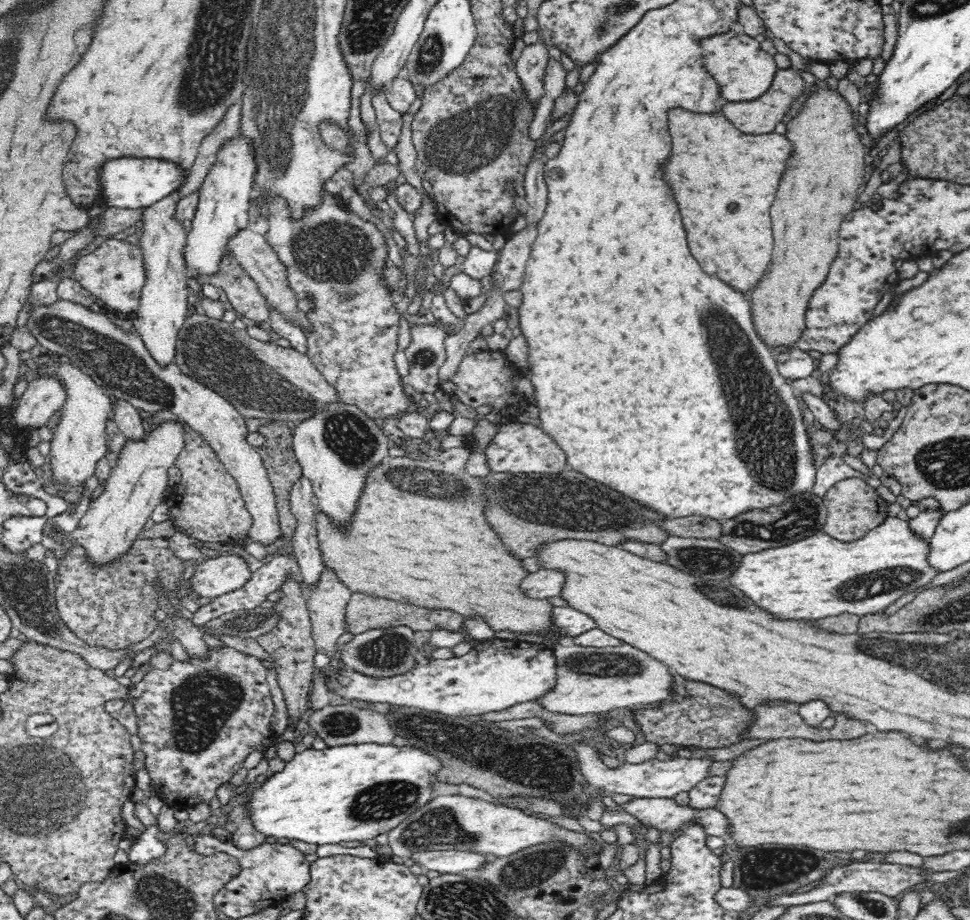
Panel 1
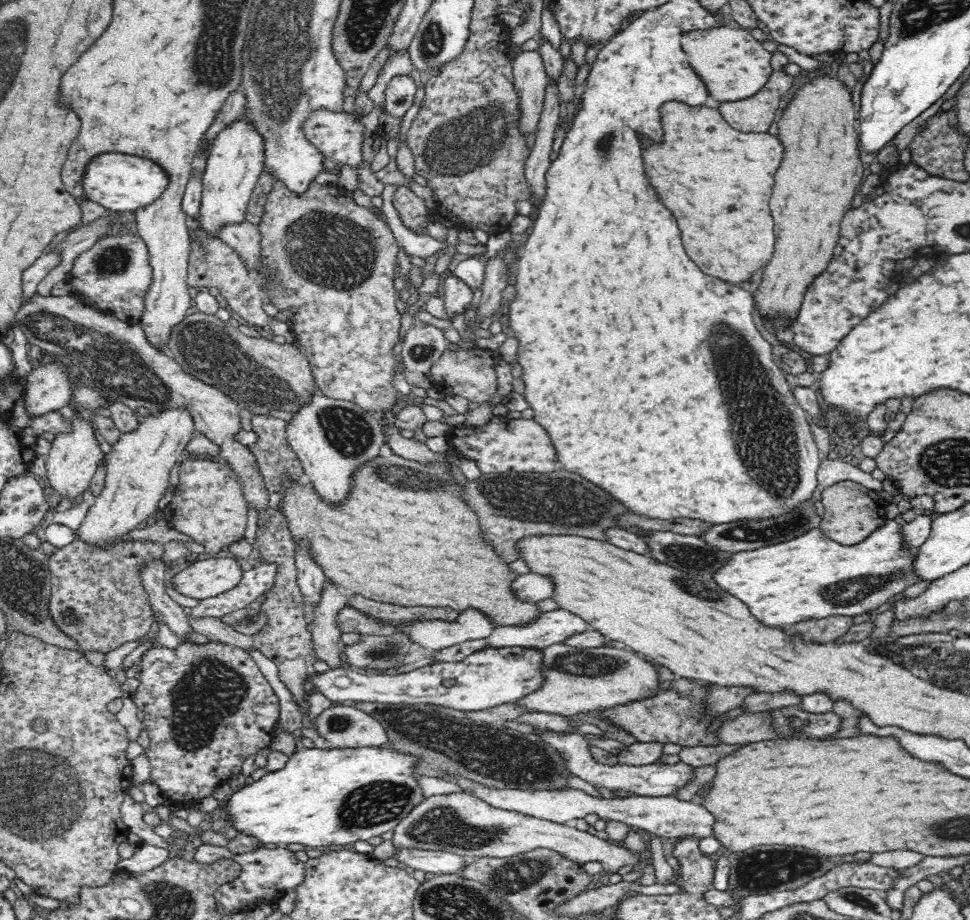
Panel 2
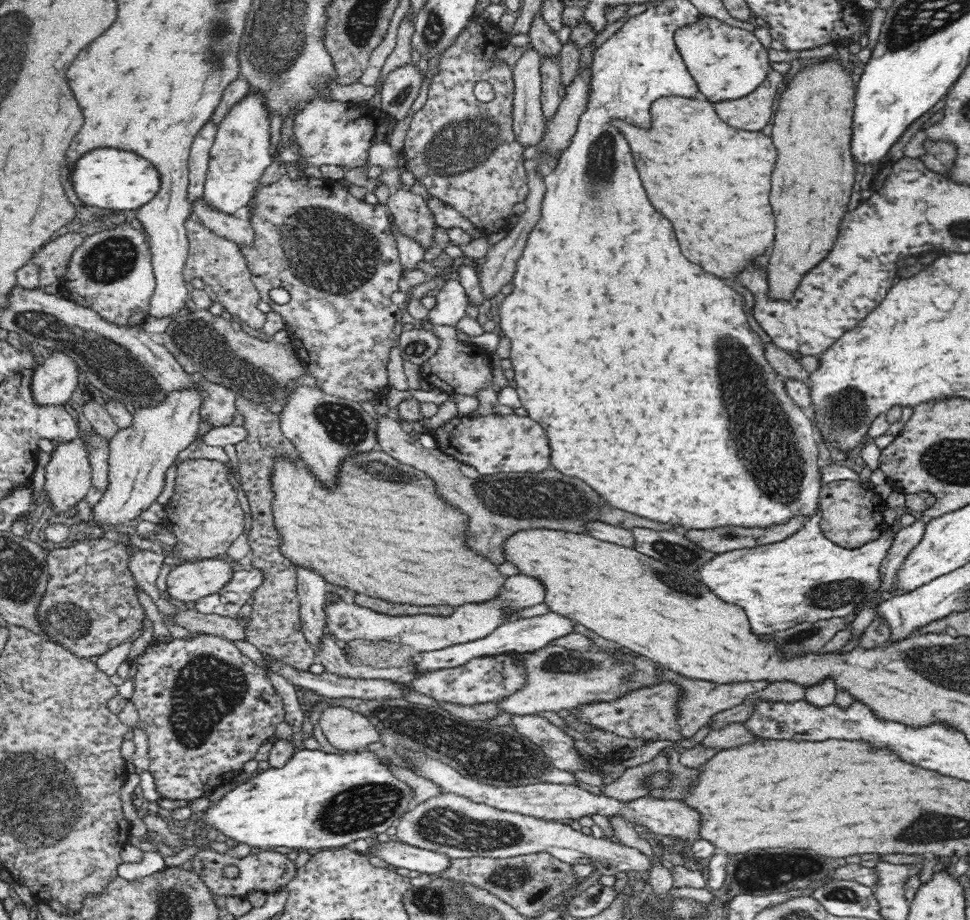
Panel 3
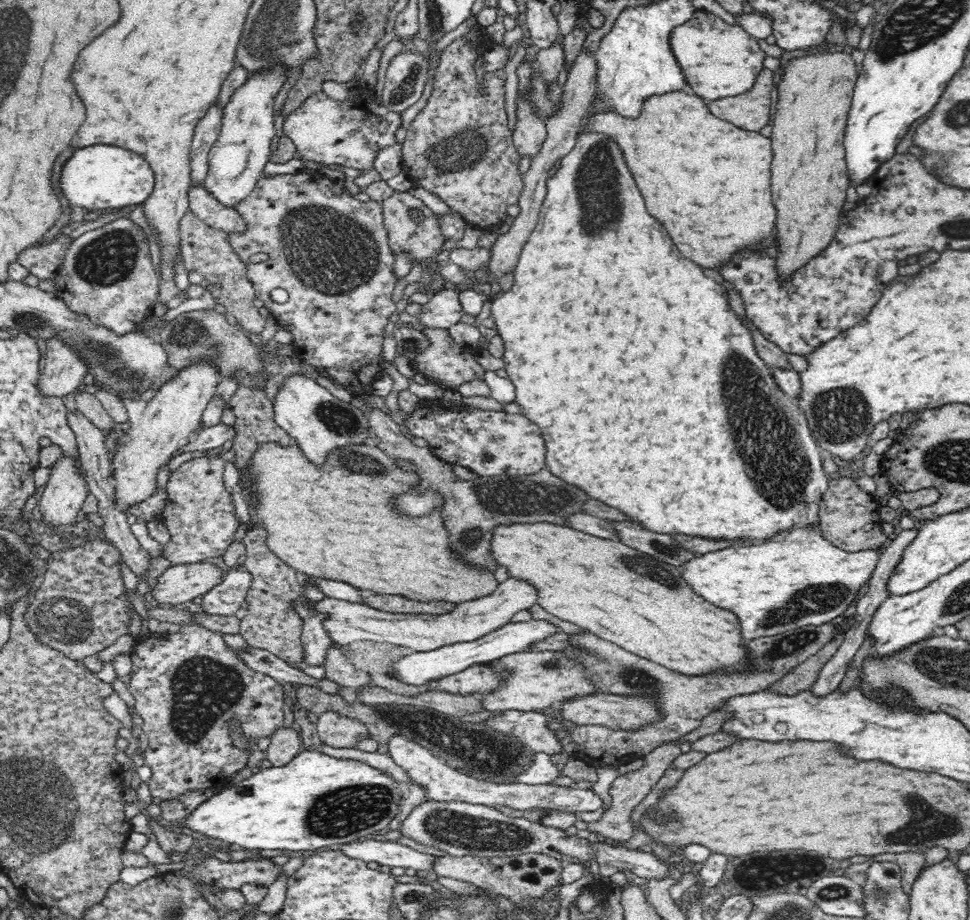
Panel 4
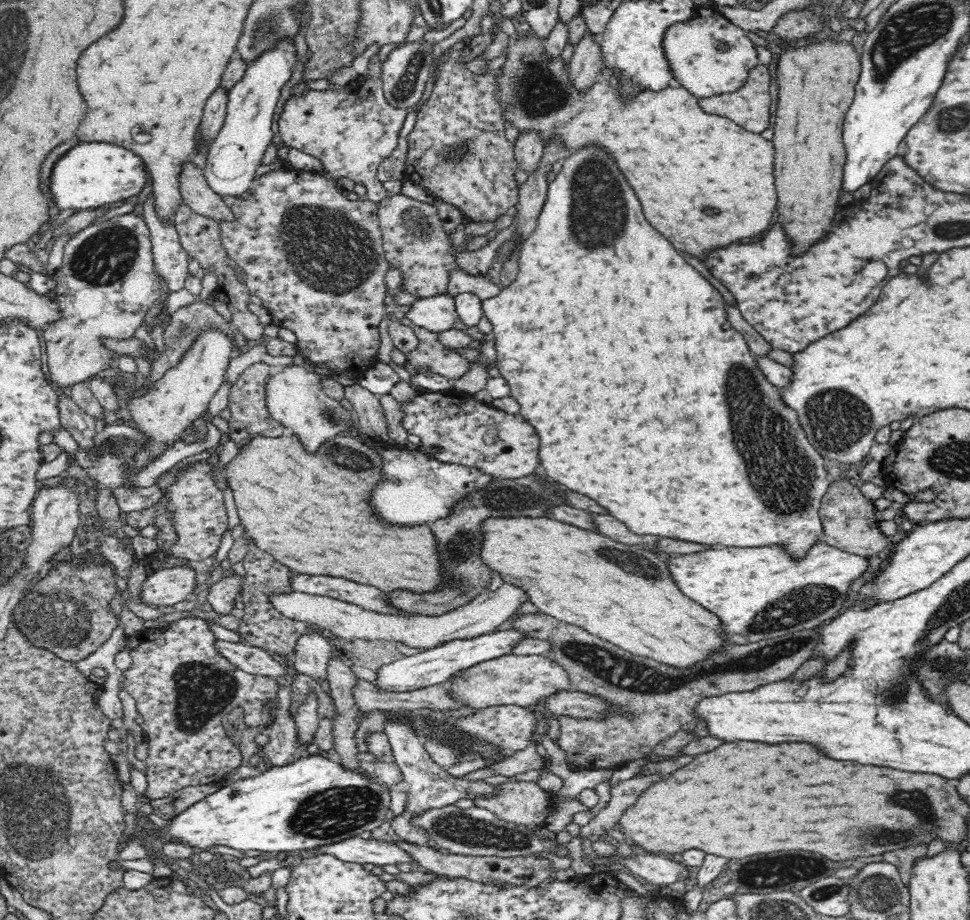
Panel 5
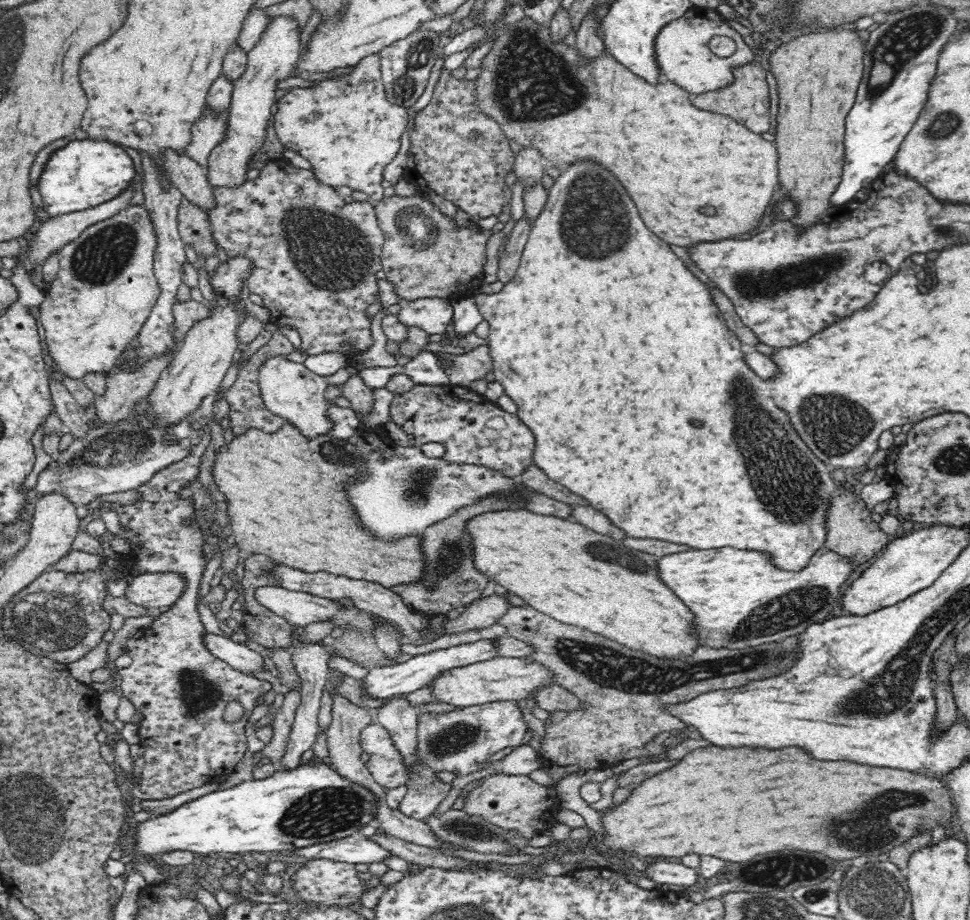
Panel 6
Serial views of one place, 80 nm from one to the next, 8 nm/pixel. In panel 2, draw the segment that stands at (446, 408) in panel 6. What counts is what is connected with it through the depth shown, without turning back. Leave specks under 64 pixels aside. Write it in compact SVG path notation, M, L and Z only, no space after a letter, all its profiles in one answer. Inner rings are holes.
M506 417L493 418L482 427L470 427L460 423L450 426L444 435L448 443L448 453L457 454L460 460L474 462L480 471L488 473L544 473L562 470L562 465L557 461L556 450L546 430L533 419L512 419Z

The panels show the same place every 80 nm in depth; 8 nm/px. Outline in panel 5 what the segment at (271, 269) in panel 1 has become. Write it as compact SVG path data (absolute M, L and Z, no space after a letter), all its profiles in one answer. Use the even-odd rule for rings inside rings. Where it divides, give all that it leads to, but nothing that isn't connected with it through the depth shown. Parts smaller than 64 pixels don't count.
M192 158L182 162L178 174L178 189L192 211L218 221L234 221L222 197L207 183L203 169L198 168Z

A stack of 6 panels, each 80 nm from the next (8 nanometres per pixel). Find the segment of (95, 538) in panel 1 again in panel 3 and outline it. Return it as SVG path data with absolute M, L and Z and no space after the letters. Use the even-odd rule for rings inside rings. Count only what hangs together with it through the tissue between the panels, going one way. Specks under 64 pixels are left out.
M199 373L190 375L190 379L192 384L188 388L170 390L170 394L164 394L164 398L153 406L129 407L133 423L120 429L109 441L110 486L93 510L98 526L120 526L144 512L162 492L166 471L177 460L178 453L198 438L201 406L205 397L203 384L209 380Z

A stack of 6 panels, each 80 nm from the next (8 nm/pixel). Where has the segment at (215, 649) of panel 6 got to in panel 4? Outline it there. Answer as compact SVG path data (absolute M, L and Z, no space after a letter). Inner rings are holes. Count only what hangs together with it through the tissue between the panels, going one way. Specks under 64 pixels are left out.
M228 646L228 649L230 649L240 661L246 663L246 666L250 667L252 671L271 676L279 683L296 682L296 684L310 684L320 688L326 694L337 695L338 685L330 681L330 679L319 680L310 677L297 665L293 665L285 659L278 658L269 650L248 646L244 648Z

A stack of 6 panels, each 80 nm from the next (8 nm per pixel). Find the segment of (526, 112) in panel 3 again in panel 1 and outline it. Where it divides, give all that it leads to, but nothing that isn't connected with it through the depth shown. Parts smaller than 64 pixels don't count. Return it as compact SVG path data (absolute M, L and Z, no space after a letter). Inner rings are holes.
M541 43L526 45L520 57L515 60L518 81L534 108L544 96L546 64L548 64L548 51Z

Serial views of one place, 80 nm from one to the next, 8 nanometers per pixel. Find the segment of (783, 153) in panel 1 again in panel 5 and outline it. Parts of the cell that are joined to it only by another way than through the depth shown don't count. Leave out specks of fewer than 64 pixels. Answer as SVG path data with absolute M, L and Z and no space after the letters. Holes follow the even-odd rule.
M526 30L516 32L515 36L510 37L506 48L502 50L500 56L504 58L503 65L499 71L492 72L492 76L495 76L496 85L498 90L494 92L494 97L498 99L498 105L502 109L502 121L510 123L517 128L519 134L529 133L530 131L536 131L540 133L540 141L544 143L544 148L553 145L554 142L564 142L566 144L566 150L580 150L582 146L600 146L604 148L612 158L614 162L618 162L618 168L624 172L628 184L634 188L634 192L638 194L640 202L642 202L642 210L644 210L644 216L646 220L652 224L652 228L656 228L666 240L670 240L678 250L684 250L692 256L698 256L698 258L704 258L708 252L712 252L714 248L722 248L722 246L728 246L732 242L740 242L740 240L746 240L746 238L754 238L758 236L760 232L768 230L770 226L770 218L776 210L776 188L774 188L774 146L770 140L762 138L760 133L753 133L741 126L738 126L733 120L729 118L720 118L720 116L714 114L708 114L698 104L698 97L692 96L692 93L682 86L666 86L658 92L654 90L648 90L644 88L640 94L636 94L636 98L624 102L620 98L621 79L618 75L618 71L615 68L609 66L602 66L602 71L599 73L599 78L594 79L594 82L586 88L588 94L572 94L576 92L576 88L572 86L570 80L569 62L564 61L561 56L549 56L547 50L545 50L545 40L538 36L533 30L528 33Z

